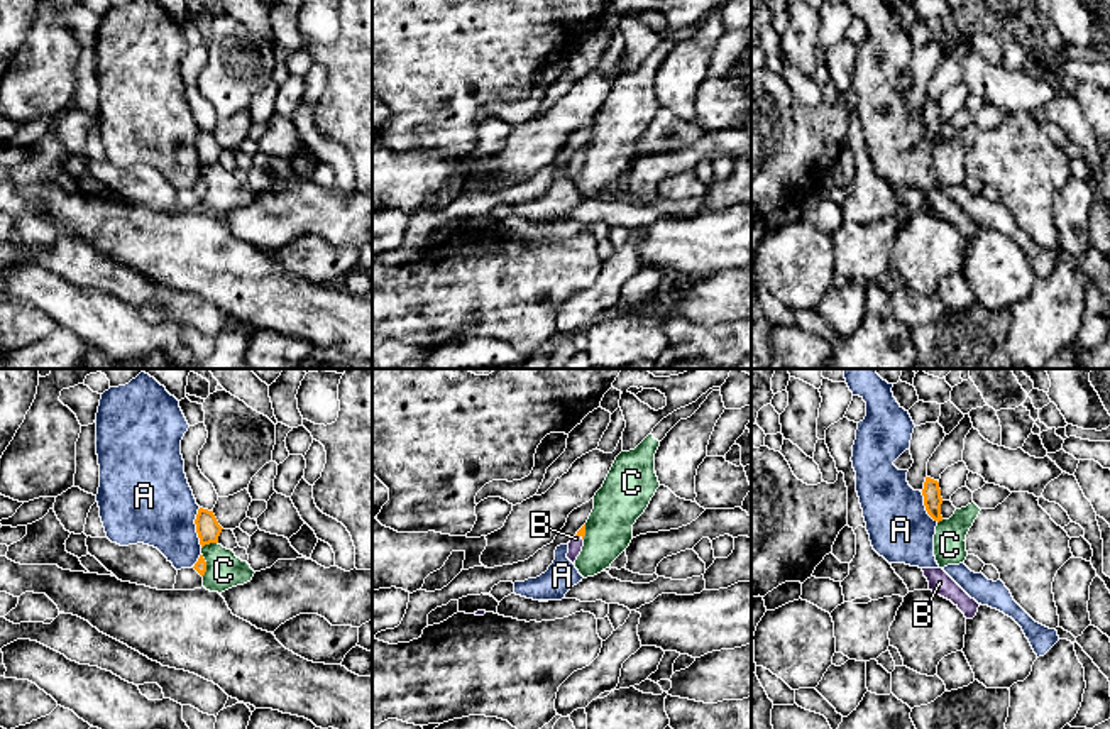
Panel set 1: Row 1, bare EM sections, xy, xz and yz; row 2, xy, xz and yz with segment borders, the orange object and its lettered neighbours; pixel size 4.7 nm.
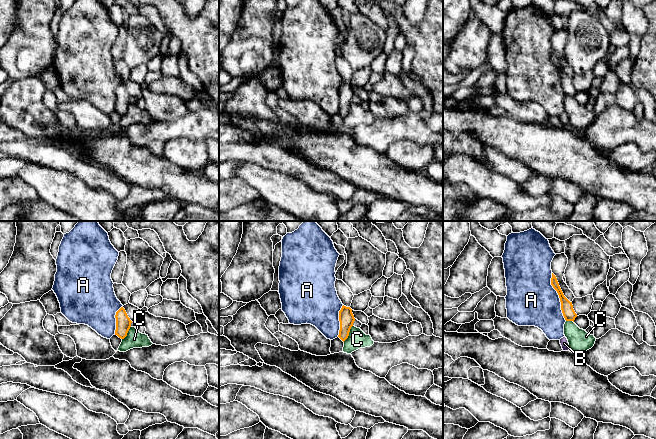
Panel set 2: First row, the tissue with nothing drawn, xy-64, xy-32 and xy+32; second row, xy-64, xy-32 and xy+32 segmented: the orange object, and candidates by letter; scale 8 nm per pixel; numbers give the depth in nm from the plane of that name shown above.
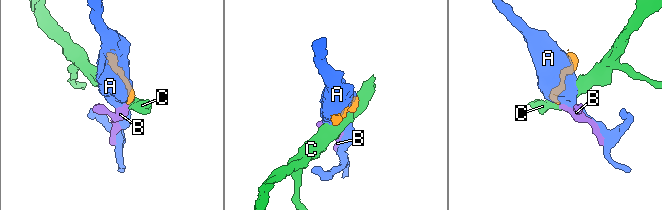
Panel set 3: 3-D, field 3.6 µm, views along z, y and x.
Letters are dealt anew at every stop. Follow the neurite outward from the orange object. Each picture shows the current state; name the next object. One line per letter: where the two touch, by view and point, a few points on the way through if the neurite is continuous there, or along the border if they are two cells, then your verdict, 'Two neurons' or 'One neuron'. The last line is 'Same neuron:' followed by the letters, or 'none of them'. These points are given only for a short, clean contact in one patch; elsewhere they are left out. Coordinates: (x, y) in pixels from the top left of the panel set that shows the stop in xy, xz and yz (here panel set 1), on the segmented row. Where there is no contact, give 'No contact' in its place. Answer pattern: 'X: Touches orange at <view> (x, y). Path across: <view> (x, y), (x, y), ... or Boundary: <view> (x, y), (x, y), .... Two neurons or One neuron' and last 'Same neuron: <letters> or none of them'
A: Touches orange at xy (197, 528). Two neurons
B: Touches orange at xz (579, 535). Path across: xz (581, 531), (579, 535), (576, 543). One neuron
C: Touches orange at xy (205, 565). Boundary: xy (202, 553), (205, 562), (203, 575). Two neurons
Same neuron: B

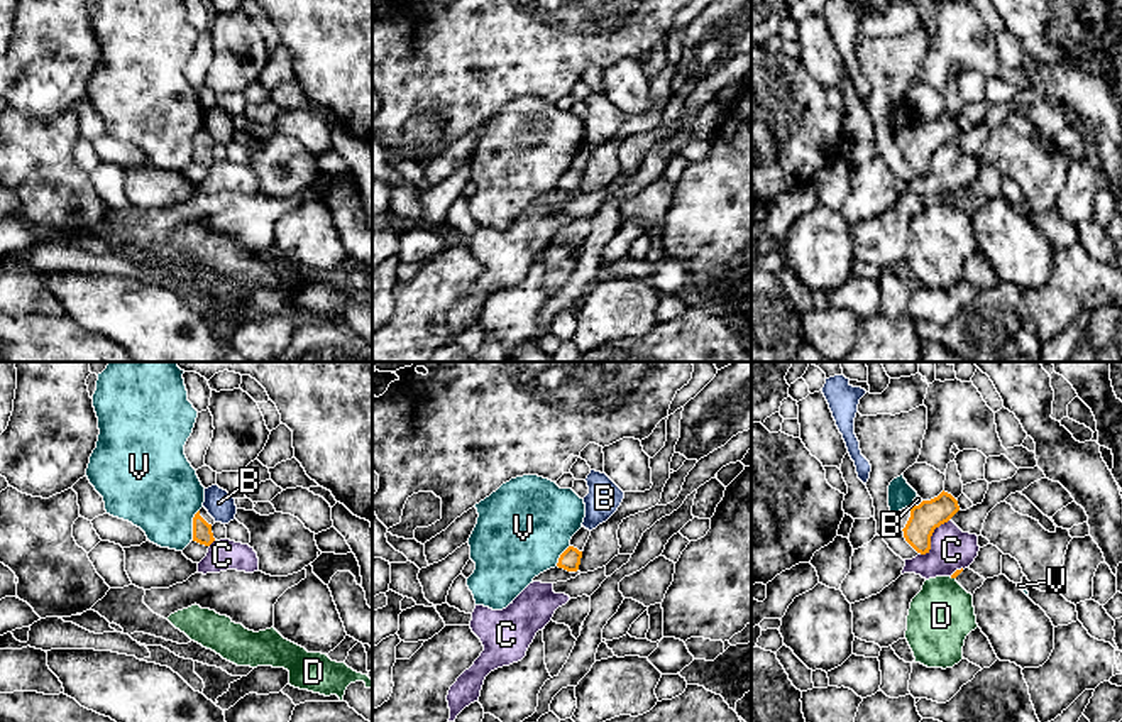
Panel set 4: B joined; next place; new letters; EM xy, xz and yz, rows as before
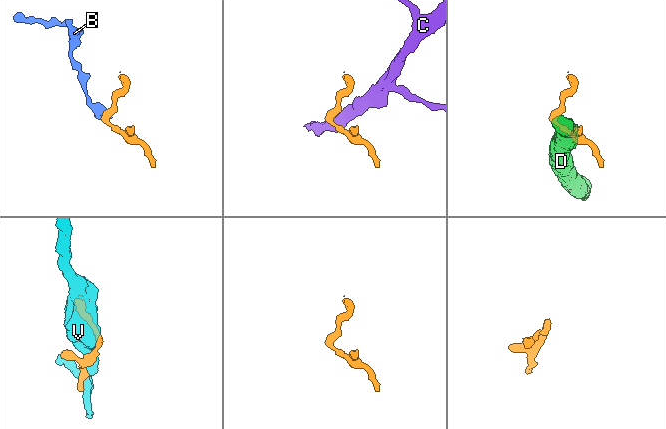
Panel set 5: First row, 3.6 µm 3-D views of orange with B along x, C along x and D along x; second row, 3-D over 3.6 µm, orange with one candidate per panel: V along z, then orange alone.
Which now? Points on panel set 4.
B: Touches orange at yz (916, 506). Boundary: yz (923, 501), (911, 508). Two neurons
C: Touches orange at yz (931, 535). Boundary: yz (948, 519), (934, 530), (931, 546), (921, 555). Two neurons
D: Touches orange at yz (953, 577). Two neurons
V: Touches orange at xy (193, 525). Two neurons
Same neuron: none of them

